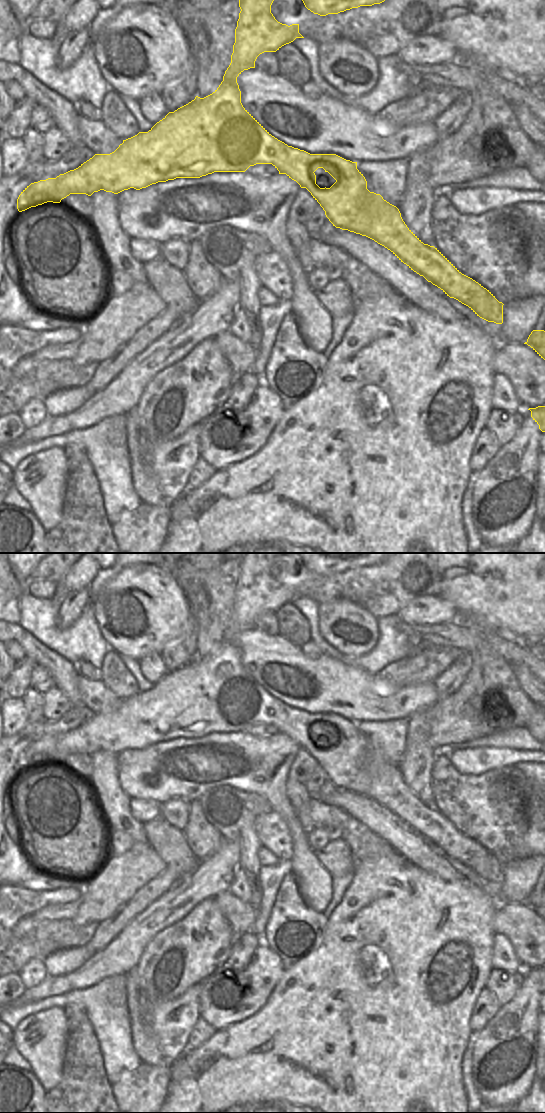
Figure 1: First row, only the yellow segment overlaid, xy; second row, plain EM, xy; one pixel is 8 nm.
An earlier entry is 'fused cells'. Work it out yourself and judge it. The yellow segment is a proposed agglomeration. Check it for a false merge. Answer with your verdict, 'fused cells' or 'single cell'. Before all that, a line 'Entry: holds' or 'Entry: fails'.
Entry: holds
fused cells

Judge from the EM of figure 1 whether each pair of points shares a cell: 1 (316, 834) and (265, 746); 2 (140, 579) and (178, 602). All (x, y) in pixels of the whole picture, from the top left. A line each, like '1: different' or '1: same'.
1: different
2: same

